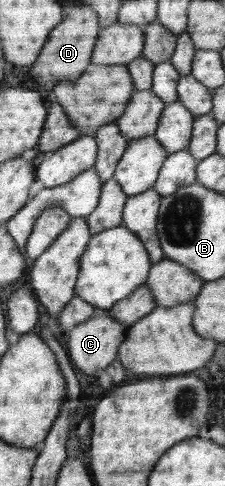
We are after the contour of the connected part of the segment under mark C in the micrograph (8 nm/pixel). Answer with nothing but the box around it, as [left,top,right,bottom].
[69,308,125,375]

